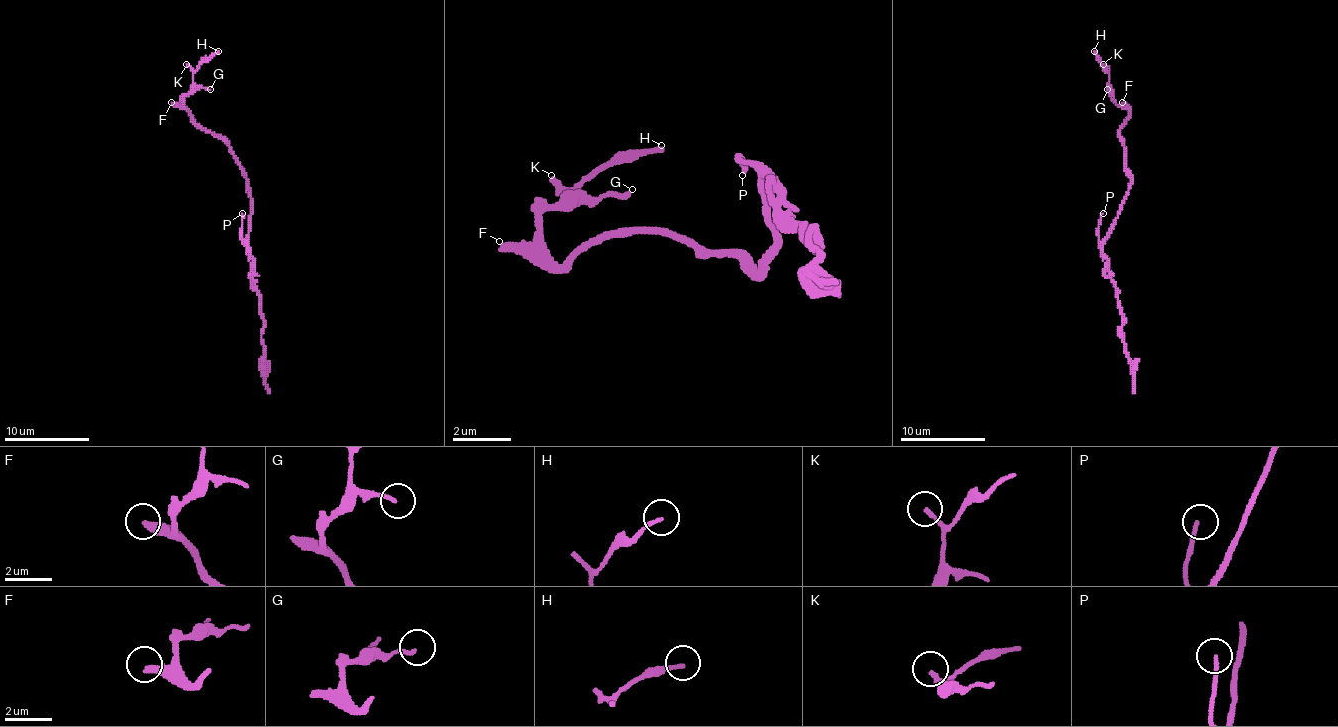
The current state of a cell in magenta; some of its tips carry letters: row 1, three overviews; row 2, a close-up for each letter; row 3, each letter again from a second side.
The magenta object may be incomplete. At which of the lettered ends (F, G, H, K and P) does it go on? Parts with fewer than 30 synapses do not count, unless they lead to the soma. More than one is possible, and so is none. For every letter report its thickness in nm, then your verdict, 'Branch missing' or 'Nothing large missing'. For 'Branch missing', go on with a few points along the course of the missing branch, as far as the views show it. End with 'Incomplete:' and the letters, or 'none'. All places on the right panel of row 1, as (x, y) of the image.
F: Thickness 340 nm. Branch missing
G: Thickness 140 nm. Nothing large missing
H: Thickness 160 nm. Nothing large missing
K: Thickness 200 nm. Nothing large missing
P: Thickness 150 nm. Branch missing. Course of what is missing: (1103, 213), (1103, 147), (1113, 136), (1143, 136), (1154, 102), (1154, 75), (1137, 42), (1122, 34), (1120, 51)
Incomplete: F, P

